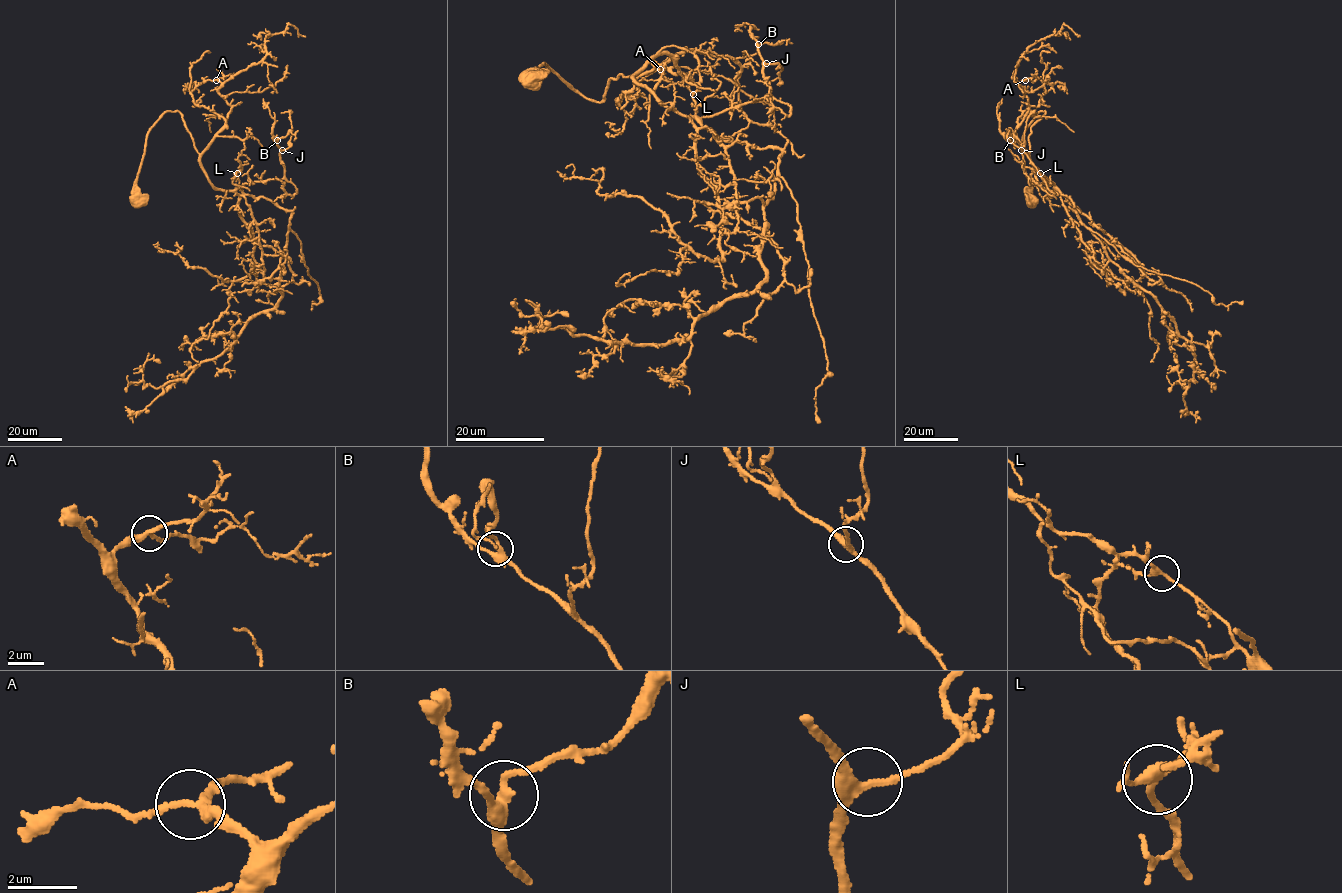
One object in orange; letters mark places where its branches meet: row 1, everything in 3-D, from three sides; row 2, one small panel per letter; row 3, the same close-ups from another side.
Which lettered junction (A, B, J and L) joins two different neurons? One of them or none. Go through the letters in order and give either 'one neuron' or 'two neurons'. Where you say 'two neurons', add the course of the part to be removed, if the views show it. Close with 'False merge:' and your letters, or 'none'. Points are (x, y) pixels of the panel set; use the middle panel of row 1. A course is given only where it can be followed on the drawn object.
A: one neuron
B: one neuron
J: one neuron
L: one neuron
False merge: none

